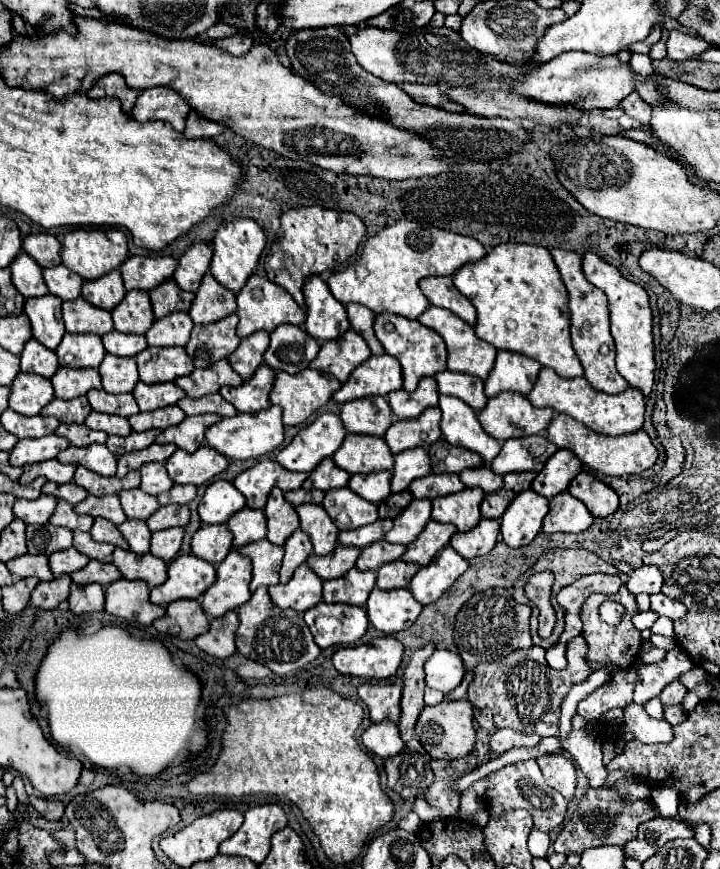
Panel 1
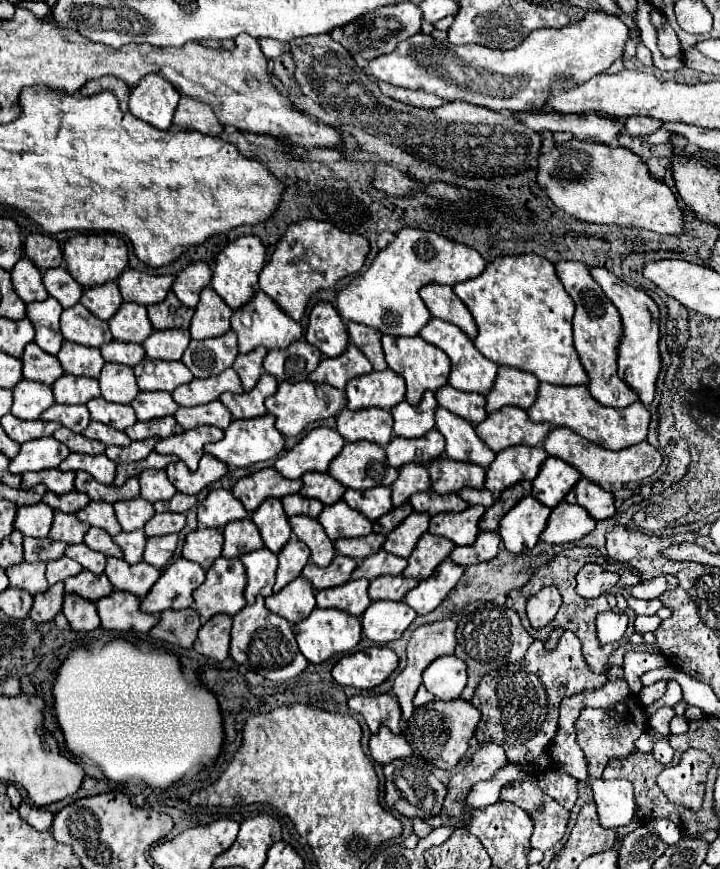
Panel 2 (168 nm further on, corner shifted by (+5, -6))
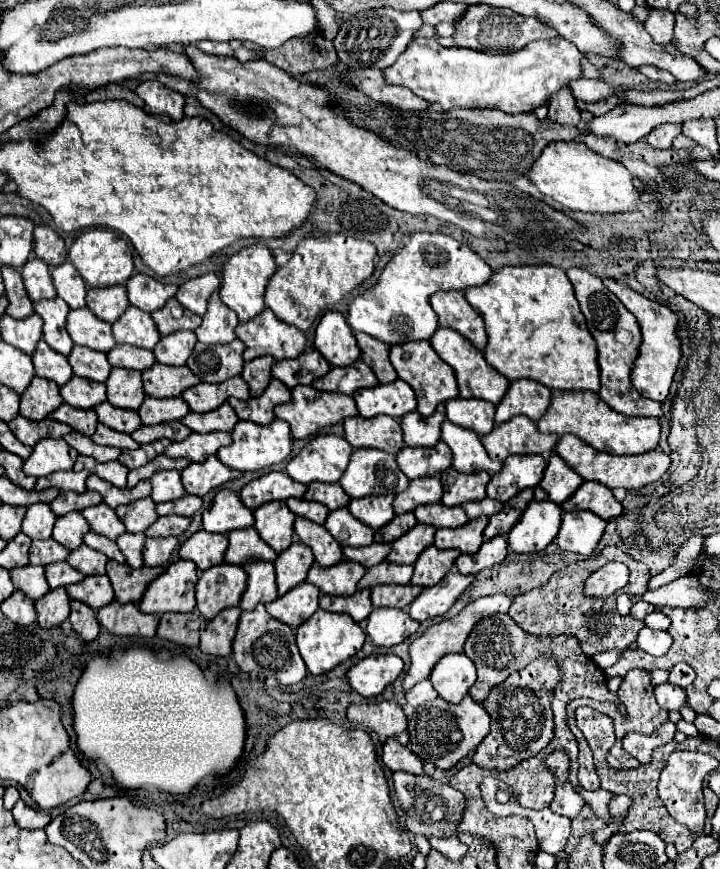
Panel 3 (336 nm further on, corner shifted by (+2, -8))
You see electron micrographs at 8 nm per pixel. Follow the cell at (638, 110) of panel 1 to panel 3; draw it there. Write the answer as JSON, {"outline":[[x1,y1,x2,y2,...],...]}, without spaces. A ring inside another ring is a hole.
{"outline":[[663,123,663,125,657,125,645,139,651,147,655,149,669,149,671,147,671,141,681,133,681,125,675,125,675,123]]}

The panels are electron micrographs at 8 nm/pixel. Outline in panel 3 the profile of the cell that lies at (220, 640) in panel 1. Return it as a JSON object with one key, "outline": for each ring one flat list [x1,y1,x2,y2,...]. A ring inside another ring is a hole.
{"outline":[[233,607,233,609,221,611,215,619,211,619,207,623,205,631,201,633,199,649,203,653,215,655,215,657,231,655,231,643,233,643,233,637,235,637,239,613,241,613,241,609]]}

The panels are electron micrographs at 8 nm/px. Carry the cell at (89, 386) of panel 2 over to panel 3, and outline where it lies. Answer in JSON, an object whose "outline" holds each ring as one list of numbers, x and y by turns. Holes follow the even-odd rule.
{"outline":[[75,375,61,387,61,397,65,403,77,409,93,409,95,405,107,399,103,383,75,377]]}

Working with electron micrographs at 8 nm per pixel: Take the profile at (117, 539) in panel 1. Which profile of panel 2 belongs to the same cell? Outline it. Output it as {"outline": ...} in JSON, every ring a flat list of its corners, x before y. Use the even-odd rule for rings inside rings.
{"outline":[[90,527,90,531,86,533,86,537,84,537,84,543,90,547,90,549,94,549,94,551,102,551,104,555,112,555,112,557,122,557,122,551,120,551,120,547,112,541,112,537,106,533,106,531,102,531,102,529,96,529,96,527]]}

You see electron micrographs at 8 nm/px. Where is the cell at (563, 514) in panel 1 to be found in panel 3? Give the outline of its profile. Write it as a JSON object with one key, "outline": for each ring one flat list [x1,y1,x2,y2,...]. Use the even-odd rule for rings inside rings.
{"outline":[[589,511,563,513,563,523,555,543,565,551,575,551,579,555,591,555,597,541,603,535,605,521]]}

